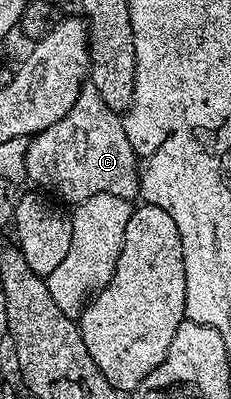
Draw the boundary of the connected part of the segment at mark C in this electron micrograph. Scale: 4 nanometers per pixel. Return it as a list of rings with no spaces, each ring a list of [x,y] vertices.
[[[89,81],[83,84],[73,109],[57,125],[49,125],[40,135],[30,136],[25,169],[27,179],[35,182],[36,188],[67,205],[78,205],[98,195],[130,200],[139,195],[139,161],[133,145],[129,145],[123,120],[105,105],[101,93]]]

